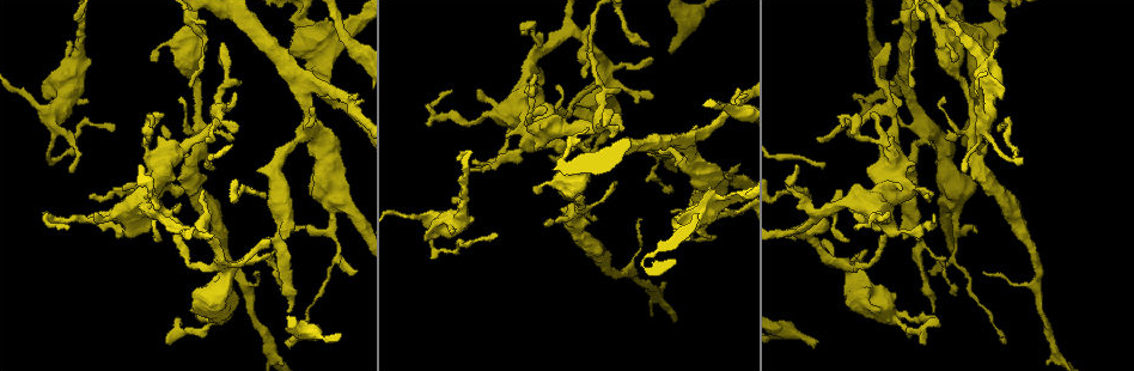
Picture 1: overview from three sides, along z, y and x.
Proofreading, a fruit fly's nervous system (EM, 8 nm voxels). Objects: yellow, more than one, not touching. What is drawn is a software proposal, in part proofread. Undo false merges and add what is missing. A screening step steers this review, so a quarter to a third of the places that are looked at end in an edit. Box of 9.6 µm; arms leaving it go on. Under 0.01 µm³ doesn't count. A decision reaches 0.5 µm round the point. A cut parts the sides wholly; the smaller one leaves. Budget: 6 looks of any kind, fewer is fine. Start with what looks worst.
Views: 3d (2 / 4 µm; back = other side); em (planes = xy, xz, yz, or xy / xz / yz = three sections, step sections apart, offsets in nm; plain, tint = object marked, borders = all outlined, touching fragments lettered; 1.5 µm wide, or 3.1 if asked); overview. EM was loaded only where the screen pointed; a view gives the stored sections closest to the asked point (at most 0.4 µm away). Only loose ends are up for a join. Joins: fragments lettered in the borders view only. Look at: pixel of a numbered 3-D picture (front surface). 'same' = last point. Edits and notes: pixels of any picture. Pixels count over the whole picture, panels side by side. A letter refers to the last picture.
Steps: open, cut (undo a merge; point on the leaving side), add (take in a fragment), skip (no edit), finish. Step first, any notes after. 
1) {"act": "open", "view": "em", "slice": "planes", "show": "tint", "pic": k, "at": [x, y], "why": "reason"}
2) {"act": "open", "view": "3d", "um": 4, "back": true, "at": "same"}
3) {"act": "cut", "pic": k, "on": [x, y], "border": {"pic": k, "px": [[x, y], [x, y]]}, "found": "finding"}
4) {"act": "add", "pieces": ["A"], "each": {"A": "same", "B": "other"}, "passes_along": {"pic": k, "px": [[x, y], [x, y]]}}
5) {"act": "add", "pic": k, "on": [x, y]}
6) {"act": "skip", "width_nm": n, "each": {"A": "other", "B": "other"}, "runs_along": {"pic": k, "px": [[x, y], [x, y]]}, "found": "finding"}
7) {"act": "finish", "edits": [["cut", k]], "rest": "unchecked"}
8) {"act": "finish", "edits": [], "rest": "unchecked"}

{"act": "open", "view": "em", "slice": "yz", "step": 8, "show": "borders", "pic": 1, "at": [708, 237], "why": "thick end"}

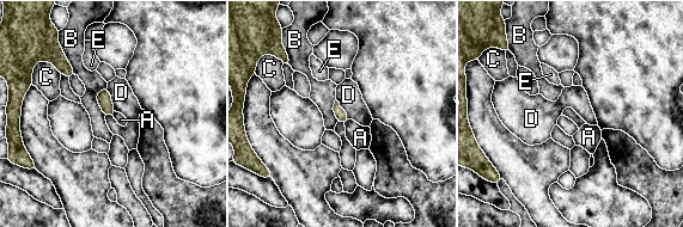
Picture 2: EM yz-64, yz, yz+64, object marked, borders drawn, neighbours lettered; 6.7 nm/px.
{"act": "skip", "each": {"A": "other", "B": "other", "C": "other", "D": "other", "E": "other"}, "border": {"pic": 2, "px": [[107, 87], [116, 111]]}, "found": "none of them fits"}

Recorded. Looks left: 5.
{"act": "open", "view": "em", "slice": "planes", "show": "borders", "pic": 1, "at": [437, 251], "why": "abrupt turn"}

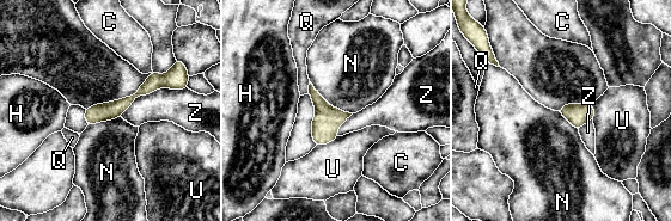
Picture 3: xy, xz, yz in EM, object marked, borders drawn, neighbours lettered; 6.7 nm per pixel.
{"act": "skip", "width_nm": 130, "each": {"C": "other", "H": "other", "N": "other", "Q": "other", "U": "other", "Z": "other"}, "runs_along": {"pic": 3, "px": [[172, 85], [153, 83], [89, 121]]}, "found": "one neuron here"}

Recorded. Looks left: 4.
{"act": "open", "view": "em", "slice": "xz", "step": 4, "show": "tint", "pic": 1, "at": [815, 340], "why": "free end"}

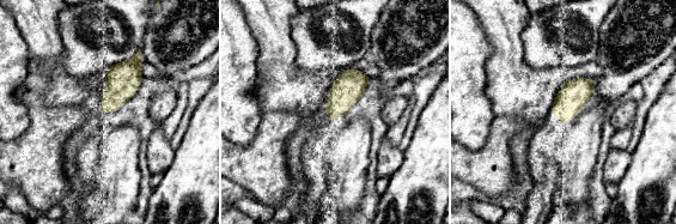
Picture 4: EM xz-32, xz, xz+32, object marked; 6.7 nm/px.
{"act": "open", "view": "em", "slice": "yz", "step": 8, "show": "borders", "at": "same", "why": "another direction"}

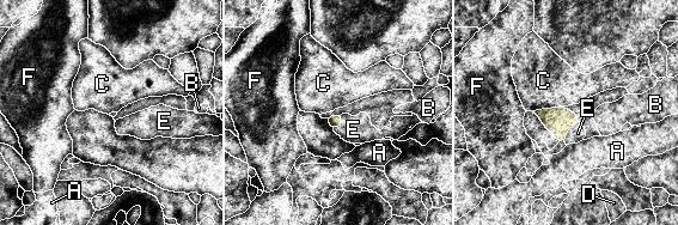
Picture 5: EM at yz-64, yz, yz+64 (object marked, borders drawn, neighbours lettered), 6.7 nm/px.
{"act": "add", "pieces": ["E"], "each": {"A": "other", "B": "other", "C": "other", "D": "other", "E": "same", "F": "other"}, "found": "it goes on there"}

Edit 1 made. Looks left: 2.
{"act": "finish", "edits": [["add", 5]], "rest": "unchecked"}

